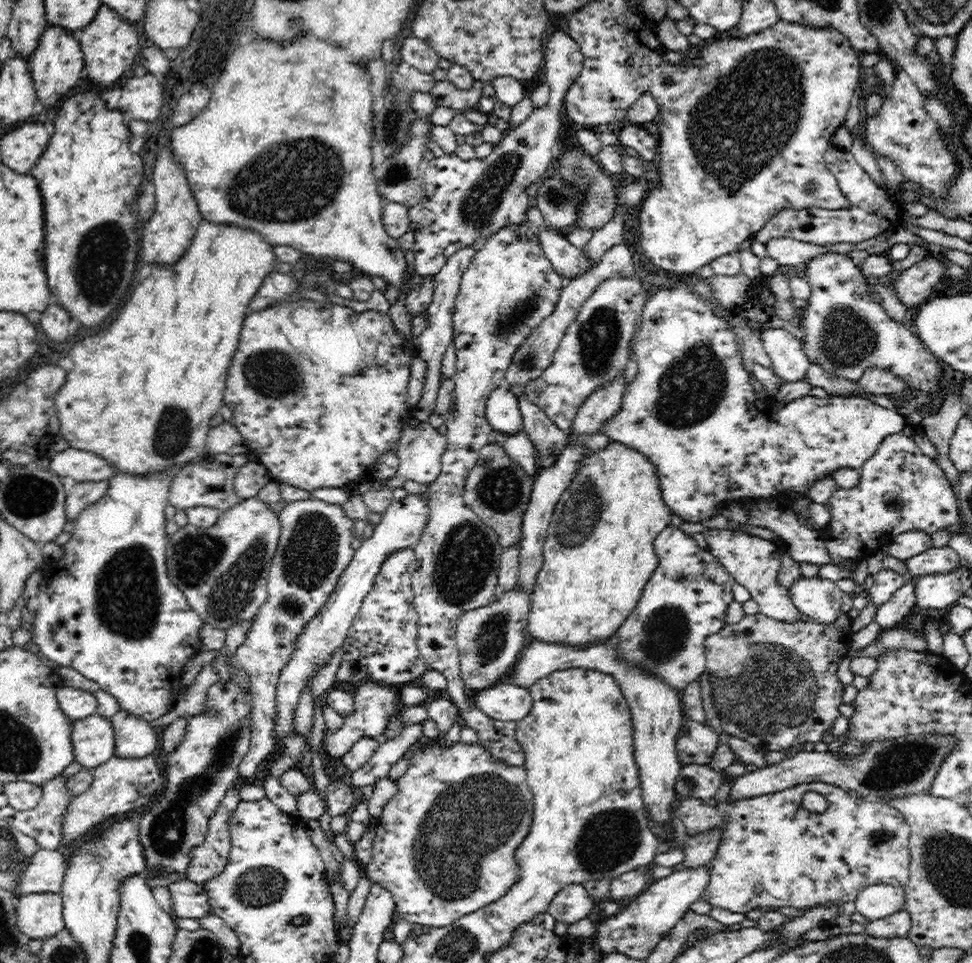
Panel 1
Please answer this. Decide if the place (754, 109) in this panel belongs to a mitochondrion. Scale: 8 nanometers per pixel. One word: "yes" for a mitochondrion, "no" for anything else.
yes

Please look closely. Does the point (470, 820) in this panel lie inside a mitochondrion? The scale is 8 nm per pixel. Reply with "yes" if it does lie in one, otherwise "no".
yes

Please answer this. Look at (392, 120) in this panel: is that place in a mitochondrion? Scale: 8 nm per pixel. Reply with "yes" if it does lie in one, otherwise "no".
yes

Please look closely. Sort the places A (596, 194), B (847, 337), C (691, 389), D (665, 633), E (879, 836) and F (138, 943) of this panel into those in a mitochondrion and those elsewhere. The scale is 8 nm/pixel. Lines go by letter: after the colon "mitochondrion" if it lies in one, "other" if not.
A: mitochondrion
B: mitochondrion
C: mitochondrion
D: mitochondrion
E: mitochondrion
F: mitochondrion

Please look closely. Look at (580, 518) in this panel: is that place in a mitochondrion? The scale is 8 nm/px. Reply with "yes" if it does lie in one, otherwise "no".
yes

